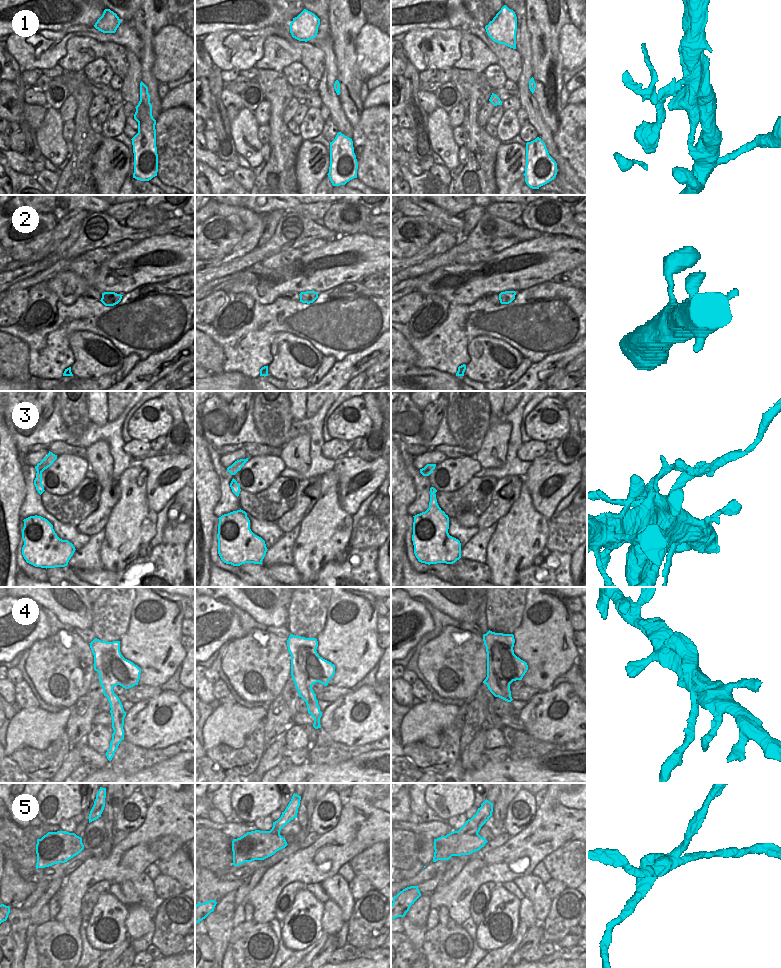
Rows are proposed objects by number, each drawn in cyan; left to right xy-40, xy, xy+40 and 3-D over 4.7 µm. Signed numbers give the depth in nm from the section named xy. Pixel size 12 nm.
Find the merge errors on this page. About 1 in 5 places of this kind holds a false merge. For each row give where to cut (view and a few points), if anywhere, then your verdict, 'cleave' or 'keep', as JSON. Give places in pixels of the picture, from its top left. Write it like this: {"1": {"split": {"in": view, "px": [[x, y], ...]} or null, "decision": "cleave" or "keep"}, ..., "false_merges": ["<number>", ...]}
{"1": {"split": null, "decision": "keep"}, "2": {"split": null, "decision": "keep"}, "3": {"split": {"in": "xy+40", "px": [[431, 493], [434, 494]]}, "decision": "cleave"}, "4": {"split": {"in": "xy", "px": [[315, 696], [310, 697], [306, 702]]}, "decision": "cleave"}, "5": {"split": {"in": "xy+40", "px": [[477, 833], [462, 834], [452, 855]]}, "decision": "cleave"}, "false_merges": ["3", "4", "5"]}

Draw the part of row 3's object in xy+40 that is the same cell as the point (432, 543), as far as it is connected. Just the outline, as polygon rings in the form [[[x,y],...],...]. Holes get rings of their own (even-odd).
[[[430,494],[429,508],[414,517],[412,541],[414,554],[425,564],[453,564],[461,558],[461,543],[448,533],[449,517]]]

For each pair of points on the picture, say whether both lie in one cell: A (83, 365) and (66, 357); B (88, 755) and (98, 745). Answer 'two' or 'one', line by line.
A: two
B: two

